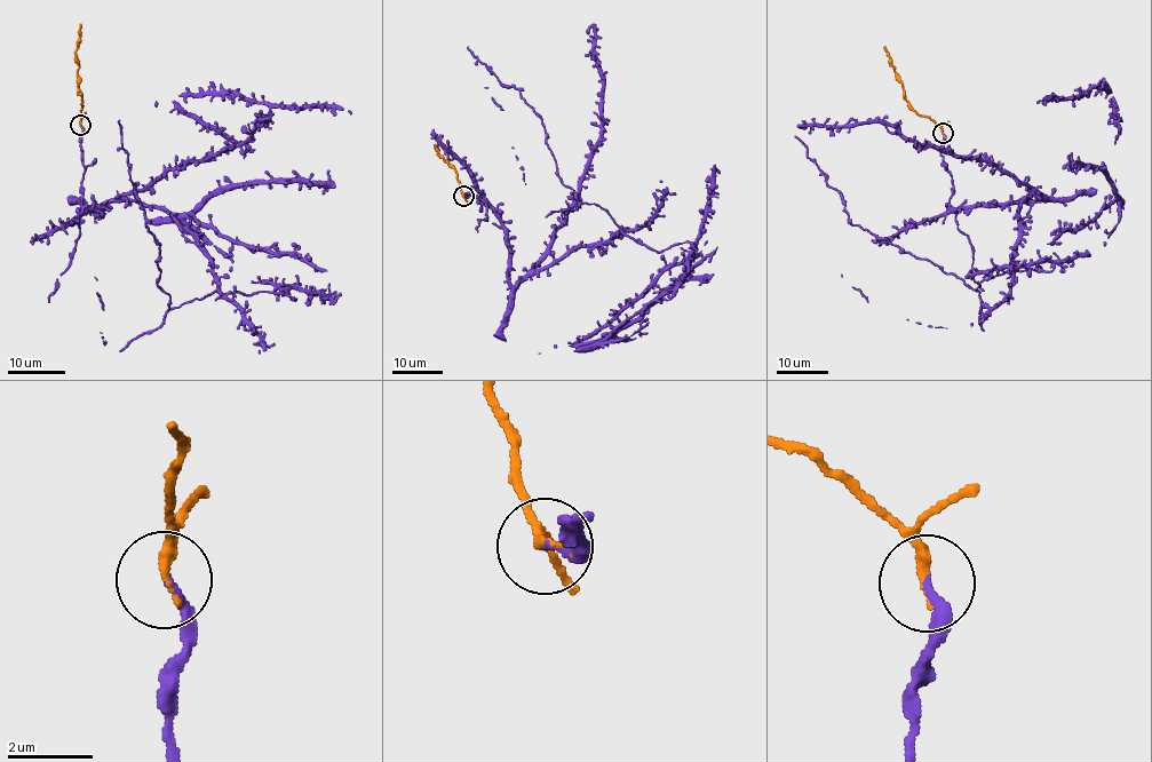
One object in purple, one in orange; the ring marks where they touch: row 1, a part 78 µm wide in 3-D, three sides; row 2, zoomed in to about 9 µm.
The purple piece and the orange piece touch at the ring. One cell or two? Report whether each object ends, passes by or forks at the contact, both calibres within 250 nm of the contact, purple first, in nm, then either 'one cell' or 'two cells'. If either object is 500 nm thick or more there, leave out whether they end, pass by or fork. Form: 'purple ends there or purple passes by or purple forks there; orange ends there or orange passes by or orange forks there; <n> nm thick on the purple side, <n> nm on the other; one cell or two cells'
purple ends there; orange ends there; 220 nm thick on the purple side, 260 nm on the other; one cell

